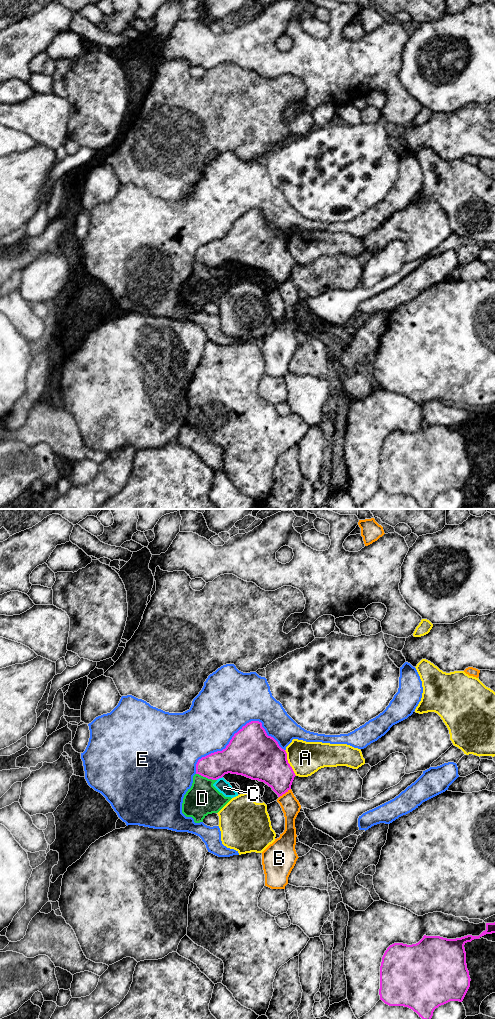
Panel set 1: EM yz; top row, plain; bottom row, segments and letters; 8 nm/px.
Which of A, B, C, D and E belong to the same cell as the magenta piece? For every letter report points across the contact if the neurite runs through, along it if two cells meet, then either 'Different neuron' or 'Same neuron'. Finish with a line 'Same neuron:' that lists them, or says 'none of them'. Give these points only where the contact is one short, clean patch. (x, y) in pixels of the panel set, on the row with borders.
A: Different neuron
B: Different neuron
C: Boundary: yz (222, 776), (216, 779). Different neuron
D: Different neuron
E: Different neuron
Same neuron: none of them

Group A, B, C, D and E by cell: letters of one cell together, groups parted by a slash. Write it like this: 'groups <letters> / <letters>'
groups A / B / C D / E

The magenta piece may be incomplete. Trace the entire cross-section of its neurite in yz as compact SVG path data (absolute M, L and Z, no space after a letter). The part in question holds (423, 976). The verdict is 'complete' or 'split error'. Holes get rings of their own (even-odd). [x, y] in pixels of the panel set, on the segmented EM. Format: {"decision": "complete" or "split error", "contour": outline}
{"decision": "complete", "contour": "M495 922L486 923L486 930L479 936L467 935L447 939L424 935L416 944L390 945L382 957L380 966L380 1000L389 1006L408 1007L422 1019L431 1019L436 1008L450 1001L462 1002L471 981L464 945L492 933L495 933Z"}

